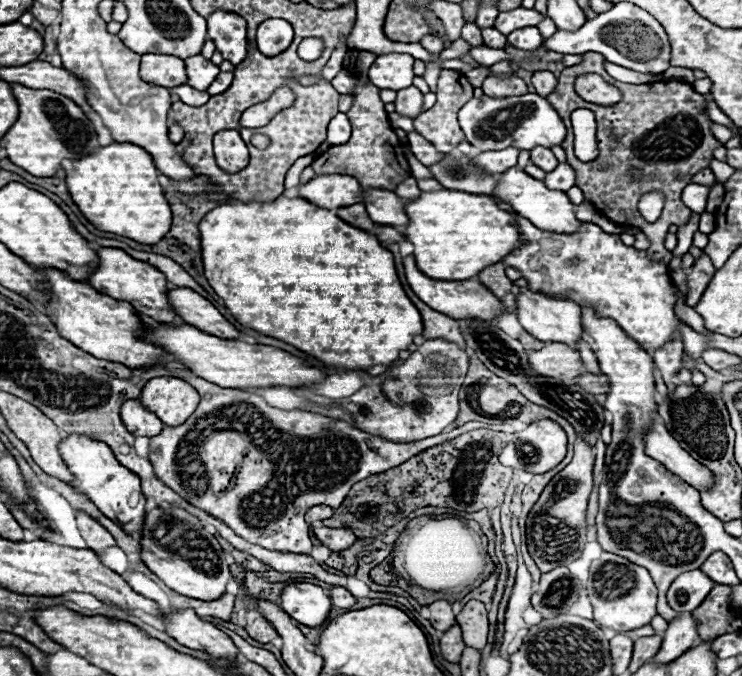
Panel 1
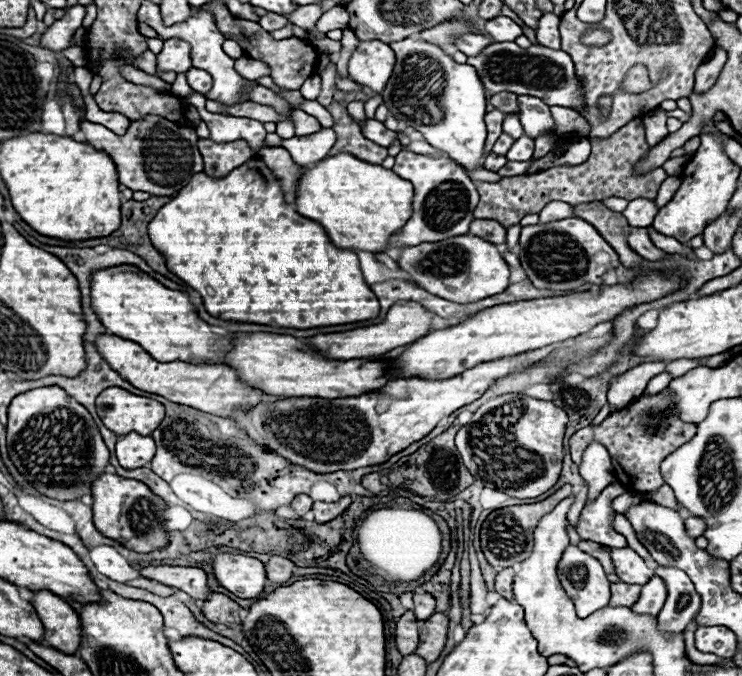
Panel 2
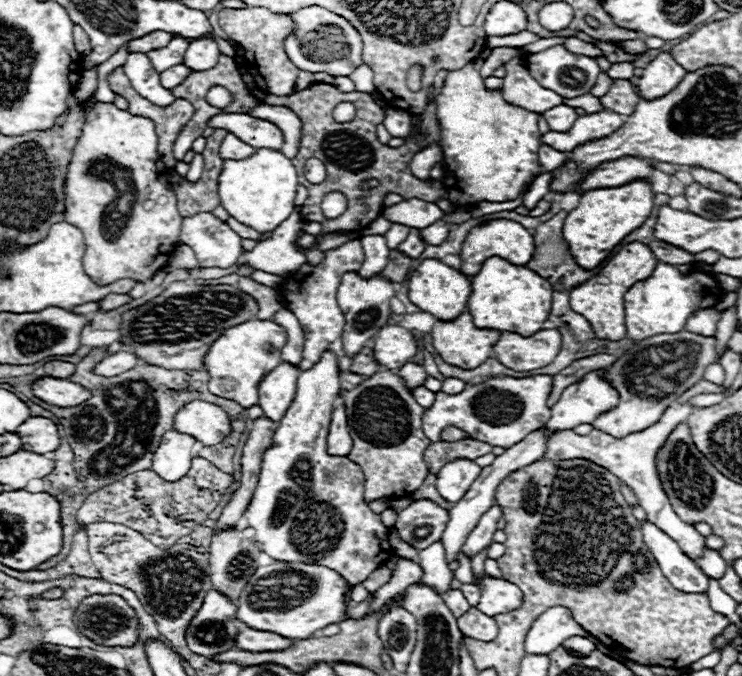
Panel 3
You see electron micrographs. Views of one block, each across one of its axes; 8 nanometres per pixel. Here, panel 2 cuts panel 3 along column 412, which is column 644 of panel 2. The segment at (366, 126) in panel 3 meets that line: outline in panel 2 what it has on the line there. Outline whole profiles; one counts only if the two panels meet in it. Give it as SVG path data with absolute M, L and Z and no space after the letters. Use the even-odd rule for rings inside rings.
M630 120L624 128L620 128L614 136L606 140L592 142L590 158L580 166L554 166L550 170L530 174L530 176L508 176L498 182L480 182L478 194L480 202L474 210L476 218L498 220L504 228L518 224L526 214L538 214L548 202L560 200L568 204L582 204L606 198L648 198L654 200L660 184L668 178L662 168L656 168L644 176L634 176L634 164L646 156L646 148L650 148L644 140L642 120Z

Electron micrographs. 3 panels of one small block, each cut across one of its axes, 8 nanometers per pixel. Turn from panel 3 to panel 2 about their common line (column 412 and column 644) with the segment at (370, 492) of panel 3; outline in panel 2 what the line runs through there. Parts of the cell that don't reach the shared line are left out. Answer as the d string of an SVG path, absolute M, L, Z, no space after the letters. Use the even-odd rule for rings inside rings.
M656 394L656 396L650 396L650 398L642 396L642 398L634 400L632 404L628 404L626 408L610 414L600 426L596 426L596 428L586 426L586 428L578 430L570 438L572 460L576 464L580 464L584 448L592 440L596 440L596 442L600 442L602 446L608 448L608 452L612 456L616 480L620 484L624 484L628 490L634 490L634 492L658 490L664 484L660 473L660 462L670 452L674 452L676 448L686 444L696 434L696 424L680 422L678 416L674 416L670 412L668 404L664 404L666 400L668 400L666 394Z

